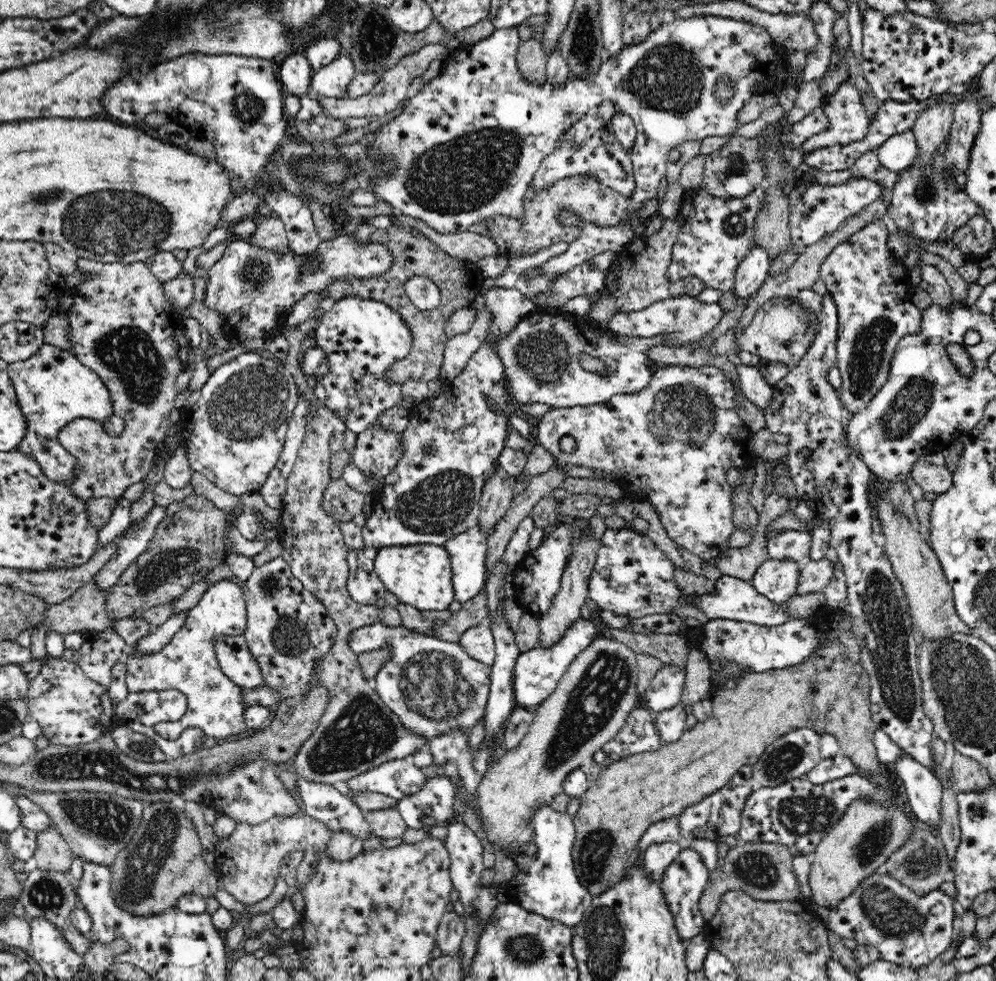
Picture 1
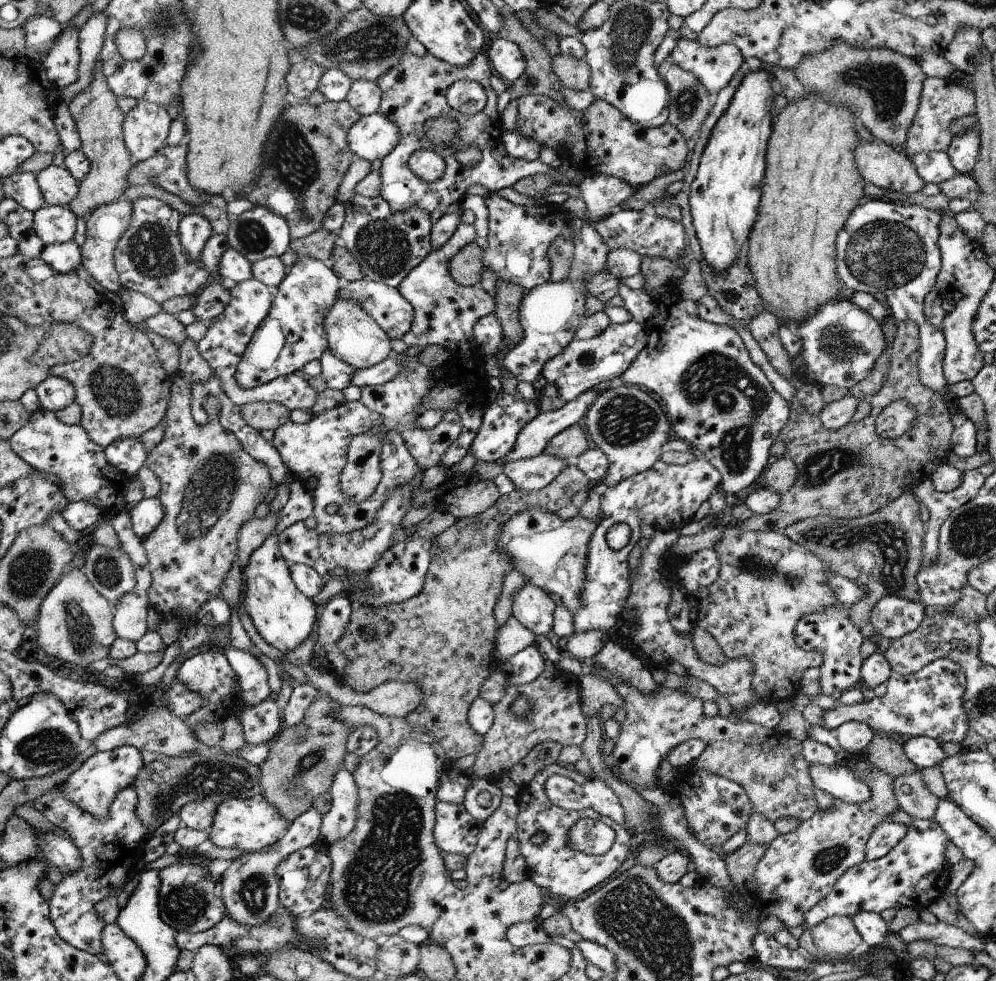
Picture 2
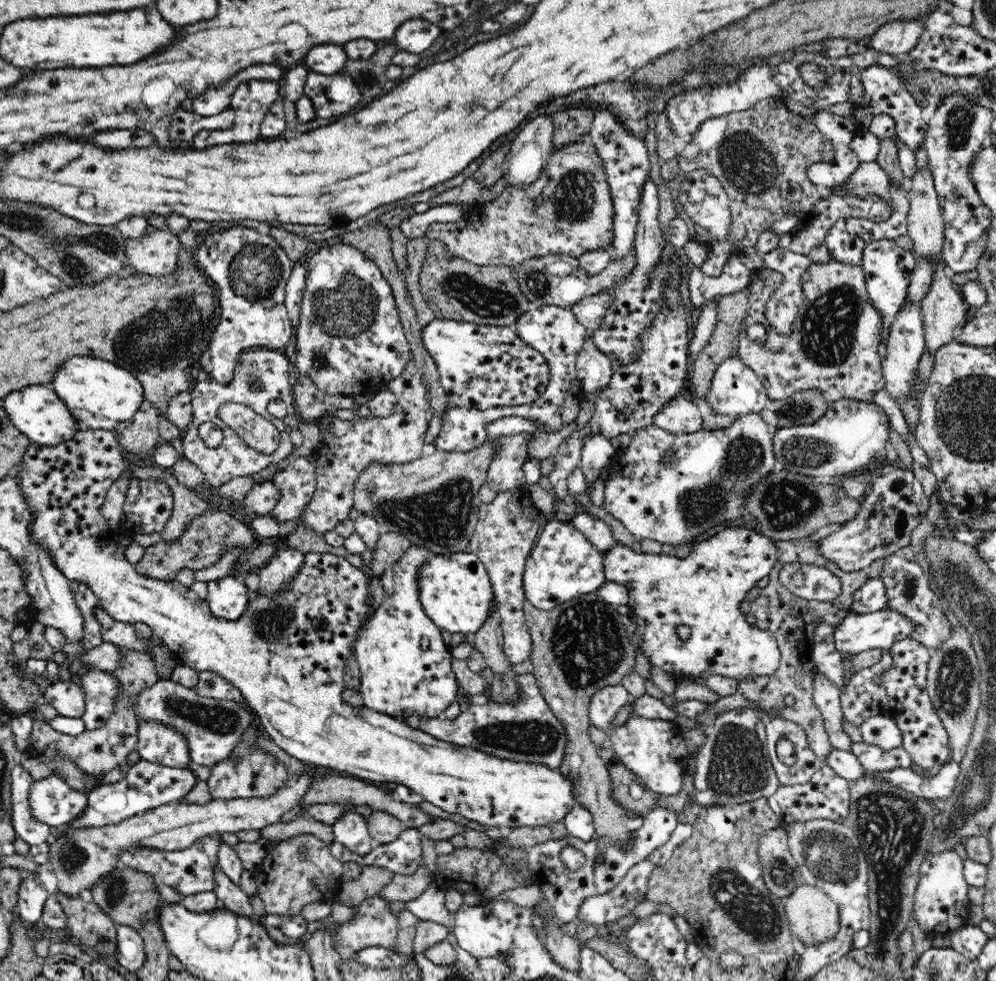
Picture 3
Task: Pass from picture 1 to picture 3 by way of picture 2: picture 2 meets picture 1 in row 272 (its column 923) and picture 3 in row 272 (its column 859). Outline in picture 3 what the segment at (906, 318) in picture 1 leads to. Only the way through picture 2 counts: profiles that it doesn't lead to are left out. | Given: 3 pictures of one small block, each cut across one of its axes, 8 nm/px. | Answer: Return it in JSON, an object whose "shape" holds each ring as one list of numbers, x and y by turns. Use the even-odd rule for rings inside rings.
{"shape":[[892,239,870,242,863,250,863,269,871,304,882,314,882,342,888,338,890,325,907,304,908,286,911,282,917,260,915,253,904,250]]}

